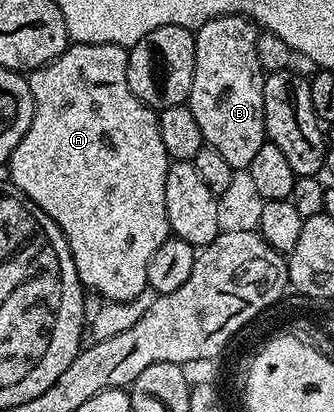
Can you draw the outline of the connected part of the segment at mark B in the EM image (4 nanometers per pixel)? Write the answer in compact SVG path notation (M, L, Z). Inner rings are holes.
M217 16L196 29L195 35L195 78L187 101L189 109L195 114L195 122L199 122L199 130L203 130L206 145L219 150L234 170L248 169L259 146L267 143L263 114L263 86L267 73L257 53L259 29L248 16Z

